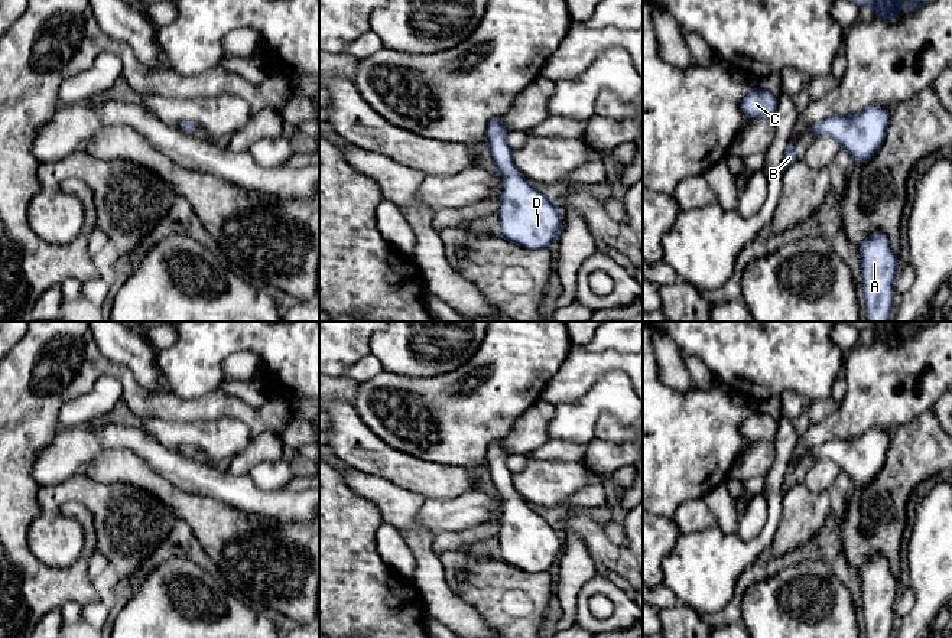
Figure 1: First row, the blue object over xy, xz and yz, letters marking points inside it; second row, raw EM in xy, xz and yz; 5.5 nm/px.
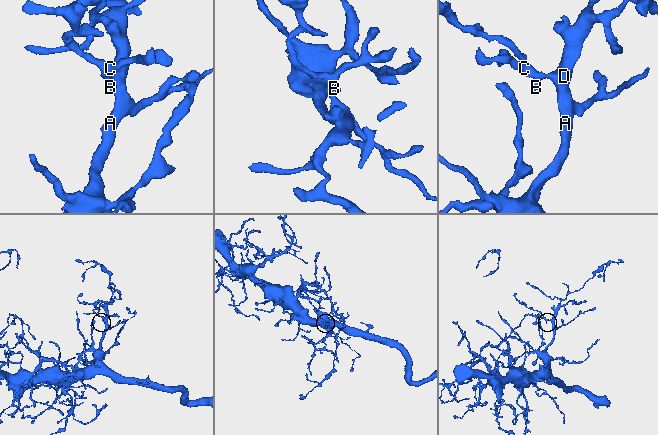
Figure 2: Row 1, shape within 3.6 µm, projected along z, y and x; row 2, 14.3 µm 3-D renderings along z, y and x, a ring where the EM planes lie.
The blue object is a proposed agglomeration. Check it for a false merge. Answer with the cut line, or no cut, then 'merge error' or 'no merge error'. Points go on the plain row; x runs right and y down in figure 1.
no cut; no merge error

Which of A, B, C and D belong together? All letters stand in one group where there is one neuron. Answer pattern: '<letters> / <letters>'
A B C D

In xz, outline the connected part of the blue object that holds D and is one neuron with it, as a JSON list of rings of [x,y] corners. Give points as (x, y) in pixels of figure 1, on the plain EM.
[[[493,440],[485,456],[485,472],[490,475],[497,495],[504,501],[498,534],[498,557],[520,570],[529,573],[548,572],[562,553],[563,543],[558,536],[558,527],[549,524],[526,501],[523,501],[513,485],[513,472],[507,468],[507,452],[501,440]]]

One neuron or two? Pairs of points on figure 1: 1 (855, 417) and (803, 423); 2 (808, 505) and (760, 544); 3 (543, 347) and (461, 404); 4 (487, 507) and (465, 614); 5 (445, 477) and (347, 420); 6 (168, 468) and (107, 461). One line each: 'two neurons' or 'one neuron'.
1: two neurons
2: two neurons
3: one neuron
4: two neurons
5: one neuron
6: two neurons

